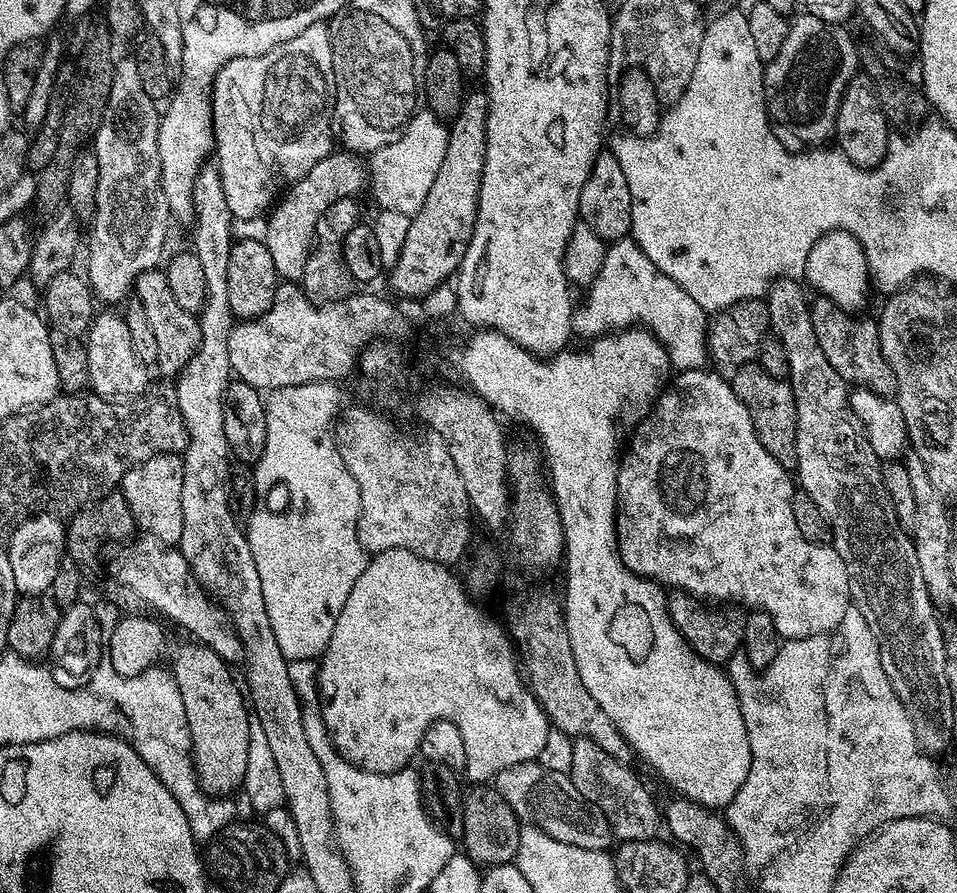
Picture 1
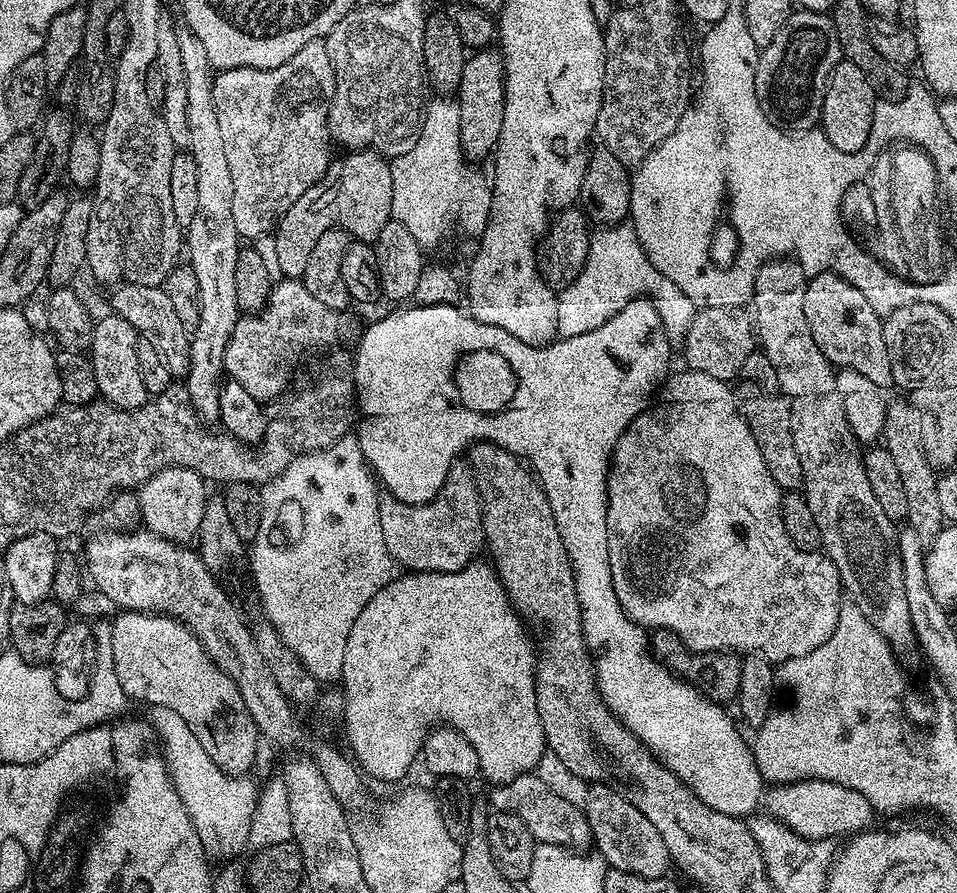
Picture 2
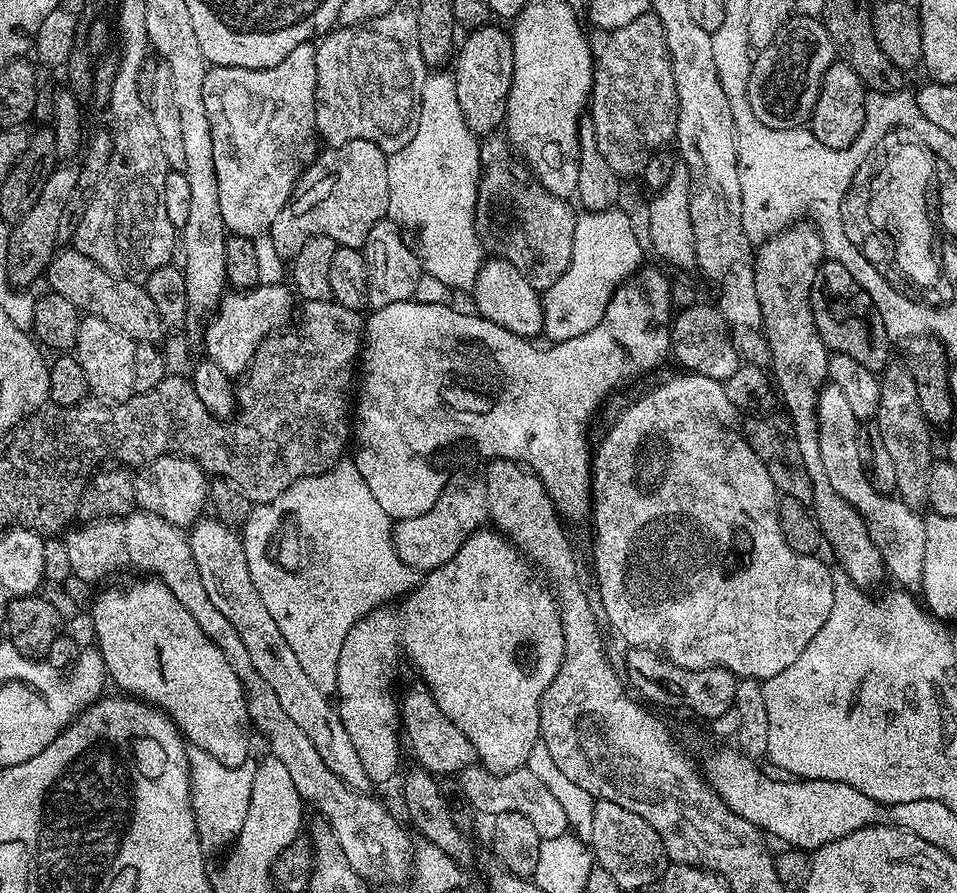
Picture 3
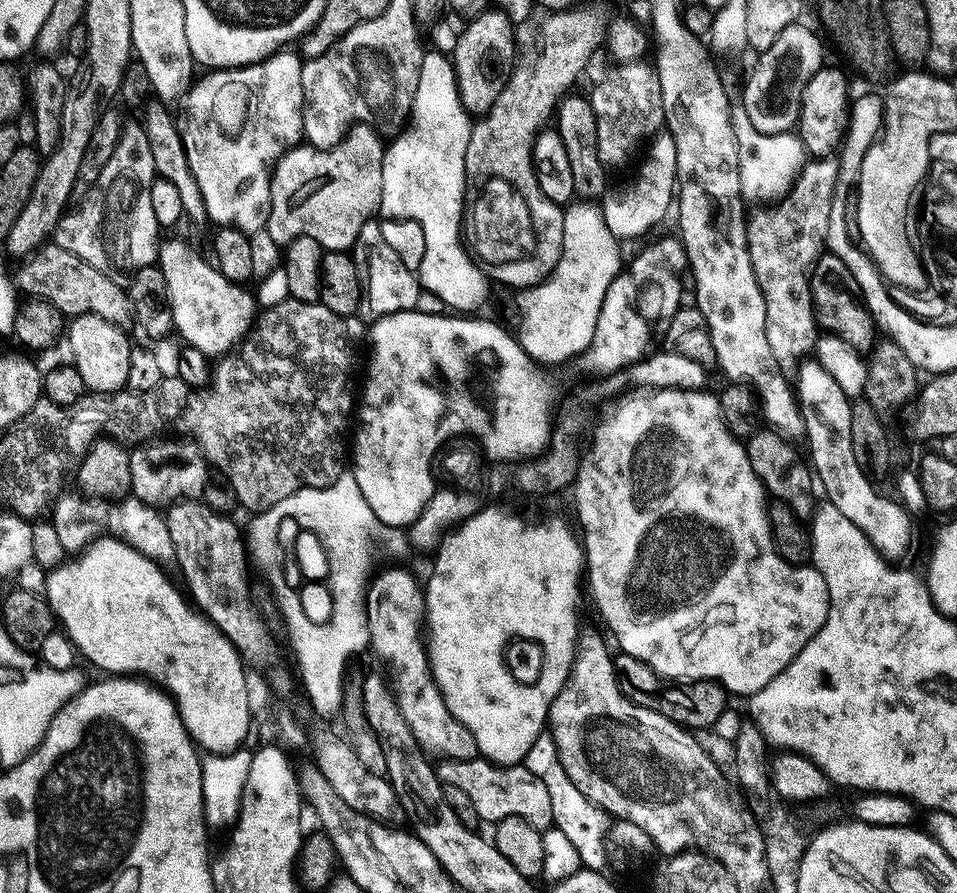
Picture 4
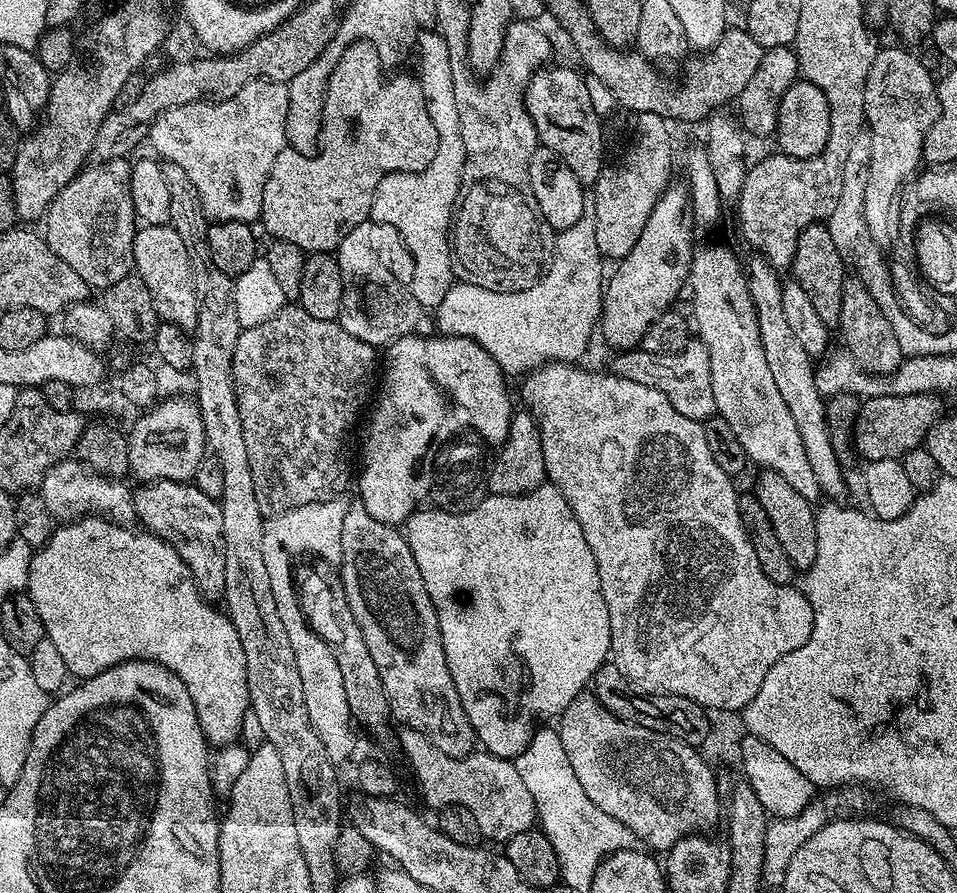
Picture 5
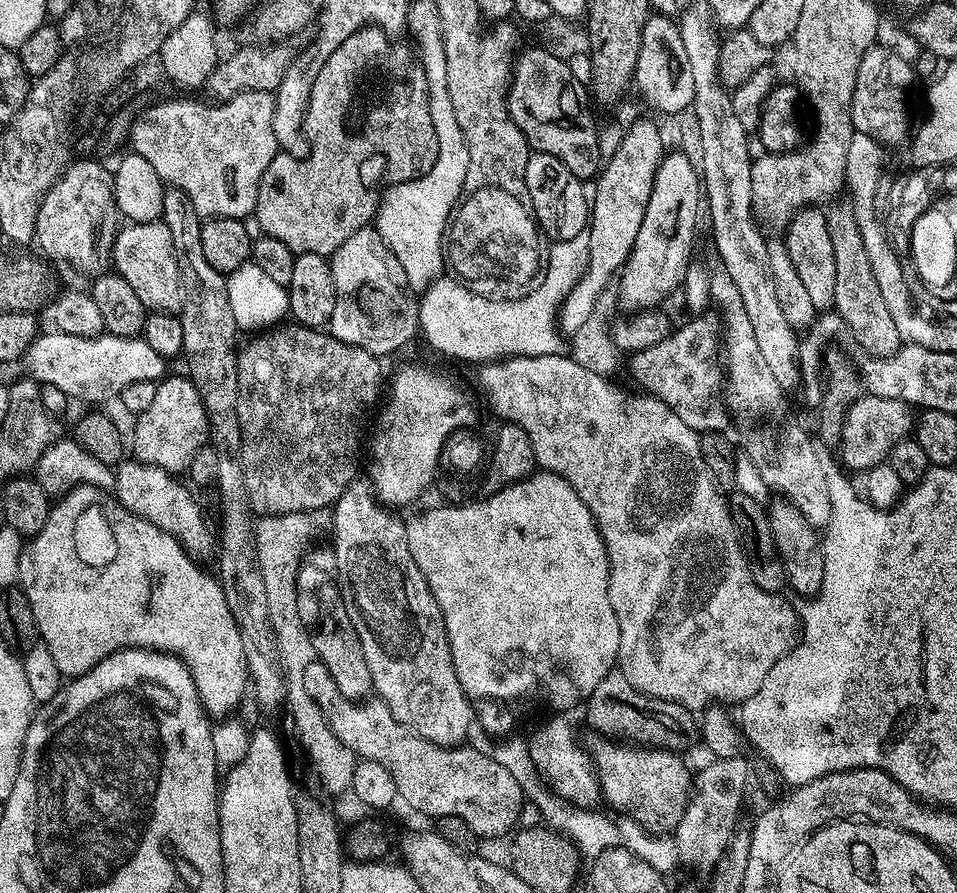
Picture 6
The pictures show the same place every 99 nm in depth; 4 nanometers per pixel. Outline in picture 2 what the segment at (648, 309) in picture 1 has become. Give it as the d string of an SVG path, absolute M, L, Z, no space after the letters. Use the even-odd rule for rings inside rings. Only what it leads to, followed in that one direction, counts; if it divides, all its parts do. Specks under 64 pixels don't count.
M604 226L597 232L600 233L591 237L588 261L584 264L583 271L565 287L568 289L564 293L559 293L557 333L566 337L597 330L602 322L614 318L614 314L618 314L630 301L651 294L660 317L664 319L664 328L669 339L672 342L683 341L696 317L696 304L690 302L690 298L686 298L686 294L682 294L682 290L678 290L678 286L674 286L674 282L663 276L650 262L636 237L635 228Z

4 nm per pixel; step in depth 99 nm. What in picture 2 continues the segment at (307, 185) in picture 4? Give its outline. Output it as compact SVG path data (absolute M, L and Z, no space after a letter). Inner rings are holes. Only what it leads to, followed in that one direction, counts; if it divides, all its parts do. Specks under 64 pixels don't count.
M352 150L344 157L333 159L328 165L328 171L286 210L286 214L280 217L280 222L274 228L276 236L276 264L280 267L280 276L284 278L303 277L306 270L306 262L310 262L310 254L314 250L314 242L326 234L331 228L342 228L349 237L360 242L375 242L384 232L384 227L392 214L392 165L381 153L375 150Z

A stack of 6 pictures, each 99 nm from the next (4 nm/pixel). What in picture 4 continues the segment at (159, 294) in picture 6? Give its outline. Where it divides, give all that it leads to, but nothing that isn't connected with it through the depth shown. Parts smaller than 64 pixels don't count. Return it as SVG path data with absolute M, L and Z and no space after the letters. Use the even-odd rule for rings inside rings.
M165 239L158 248L158 267L166 282L168 309L172 312L172 327L175 335L181 336L184 344L202 350L209 358L219 358L235 349L247 335L254 323L258 305L253 293L247 287L239 284L229 284L228 279L220 273L220 269L208 264L184 240Z

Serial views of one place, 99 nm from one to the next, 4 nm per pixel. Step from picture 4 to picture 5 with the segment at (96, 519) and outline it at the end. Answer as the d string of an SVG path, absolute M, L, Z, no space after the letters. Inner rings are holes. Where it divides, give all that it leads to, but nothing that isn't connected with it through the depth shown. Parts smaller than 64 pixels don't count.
M79 458L59 460L46 474L46 478L40 483L39 494L42 502L46 502L46 510L60 522L79 520L81 516L93 514L102 516L106 520L112 520L116 524L132 526L137 523L133 489L124 485L123 479L108 480L102 474L95 472L93 468L87 468Z

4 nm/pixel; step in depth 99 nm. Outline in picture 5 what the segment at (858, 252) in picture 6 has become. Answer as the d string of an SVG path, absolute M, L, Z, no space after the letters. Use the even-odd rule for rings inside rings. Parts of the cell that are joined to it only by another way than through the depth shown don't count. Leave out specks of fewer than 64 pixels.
M852 274L844 281L842 290L842 314L838 331L844 335L843 347L847 348L850 354L856 357L857 363L874 376L888 376L906 358L898 334L894 334L894 326L882 314L882 306L874 302L870 290L861 282L859 276Z

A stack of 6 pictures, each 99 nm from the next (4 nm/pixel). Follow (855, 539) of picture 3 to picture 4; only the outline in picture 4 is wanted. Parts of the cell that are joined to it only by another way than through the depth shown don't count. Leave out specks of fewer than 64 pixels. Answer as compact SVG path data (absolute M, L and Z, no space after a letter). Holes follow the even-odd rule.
M812 158L797 171L791 187L783 196L767 206L756 206L747 213L746 238L750 250L750 266L754 266L754 278L762 290L766 302L766 338L774 358L785 370L797 367L800 359L807 357L816 347L818 325L812 311L812 267L825 251L830 226L832 203L838 199L836 179L842 173L842 164L836 158Z

